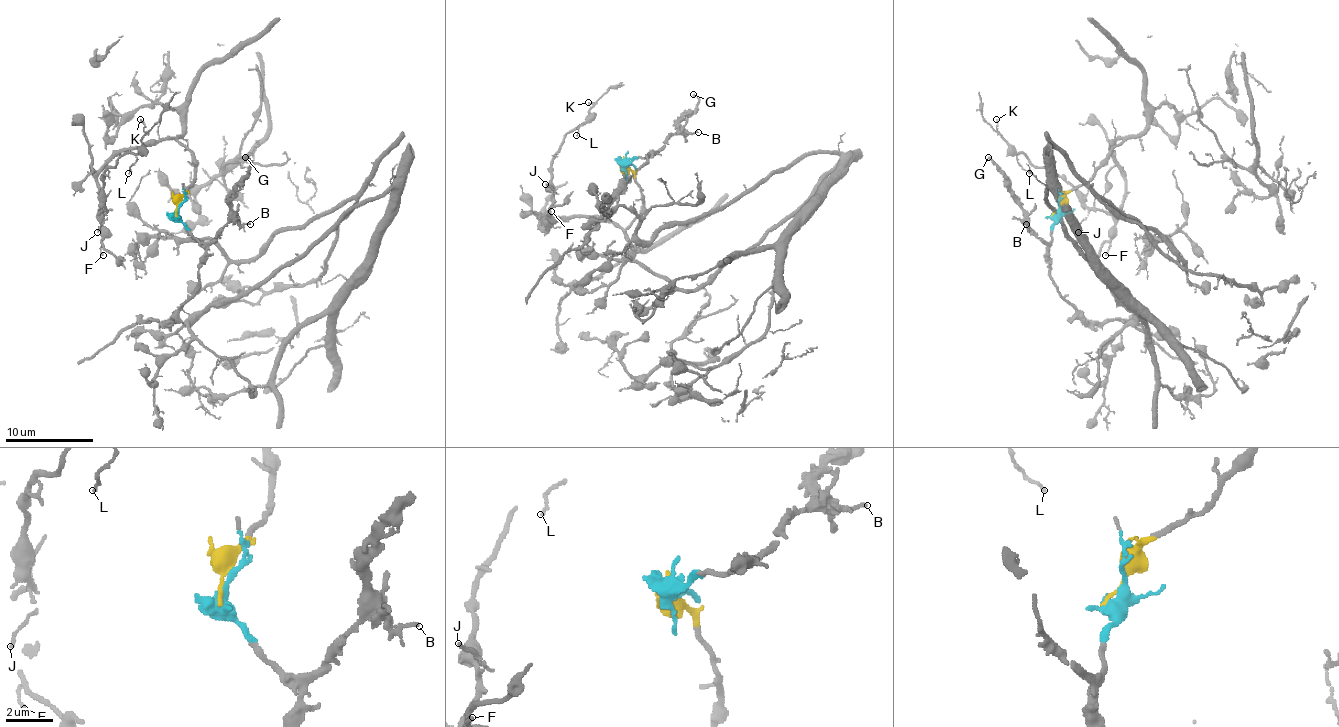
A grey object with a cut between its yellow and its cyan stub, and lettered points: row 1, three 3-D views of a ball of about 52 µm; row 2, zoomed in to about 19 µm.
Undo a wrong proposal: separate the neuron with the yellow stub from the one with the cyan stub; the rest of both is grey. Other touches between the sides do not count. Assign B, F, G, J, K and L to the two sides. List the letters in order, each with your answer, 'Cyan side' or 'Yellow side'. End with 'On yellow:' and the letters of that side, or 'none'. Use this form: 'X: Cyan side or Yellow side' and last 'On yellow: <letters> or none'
B: Cyan side
F: Yellow side
G: Cyan side
J: Yellow side
K: Yellow side
L: Yellow side
On yellow: F, J, K, L

